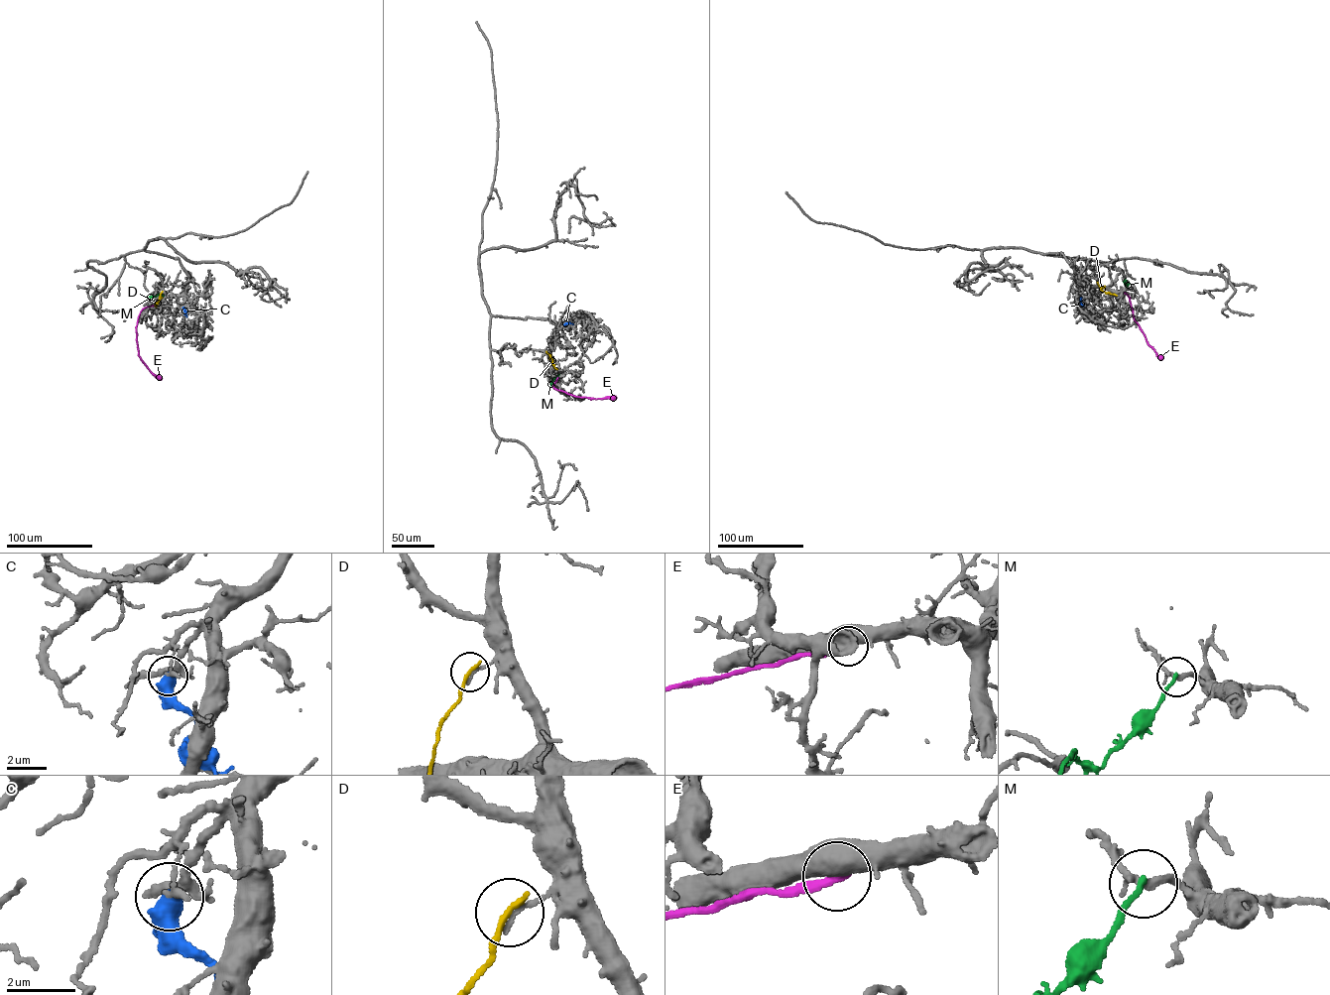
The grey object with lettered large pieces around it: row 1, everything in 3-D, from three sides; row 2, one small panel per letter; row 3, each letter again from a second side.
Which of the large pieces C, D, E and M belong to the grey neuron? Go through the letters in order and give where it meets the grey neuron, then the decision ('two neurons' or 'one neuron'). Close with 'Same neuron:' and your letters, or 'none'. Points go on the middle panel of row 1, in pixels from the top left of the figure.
C: (564, 324) | two neurons
D: (546, 351) | two neurons
E: (557, 378) | two neurons
M: (558, 374) | two neurons
Same neuron: none

